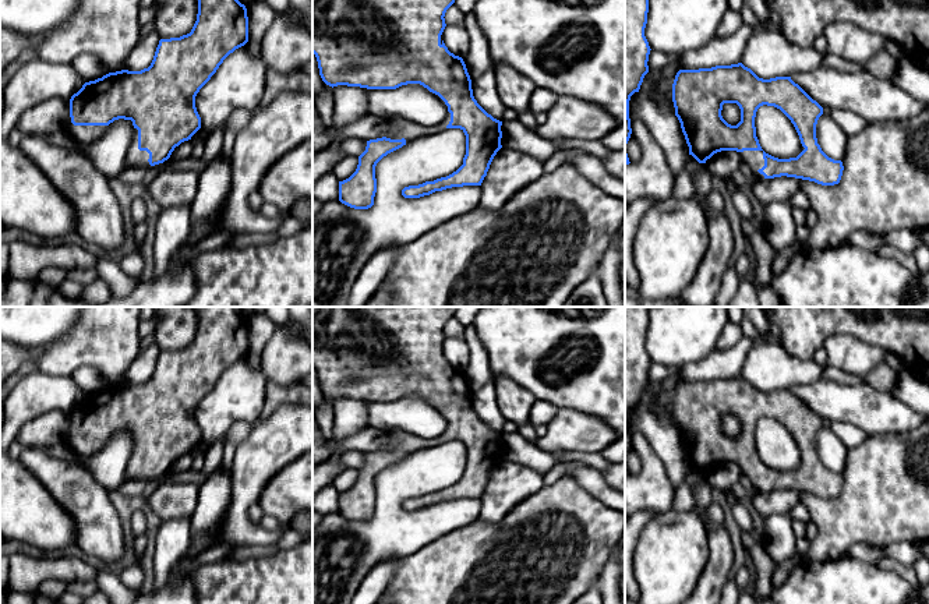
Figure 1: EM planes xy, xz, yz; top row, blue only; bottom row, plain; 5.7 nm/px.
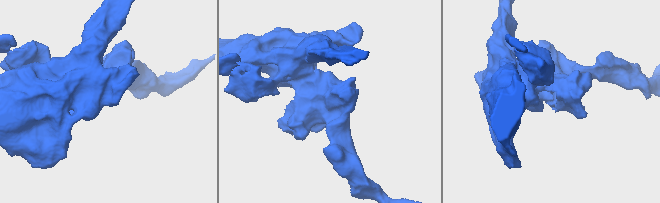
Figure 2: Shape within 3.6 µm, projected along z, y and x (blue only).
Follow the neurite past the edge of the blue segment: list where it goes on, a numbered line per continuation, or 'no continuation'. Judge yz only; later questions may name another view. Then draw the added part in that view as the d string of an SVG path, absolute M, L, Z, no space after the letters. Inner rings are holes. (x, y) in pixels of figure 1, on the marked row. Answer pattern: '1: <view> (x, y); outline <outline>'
1: yz (753, 159); outline M743 151L738 152L742 156L742 162L757 176L757 180L766 180L757 170L764 166L763 151Z

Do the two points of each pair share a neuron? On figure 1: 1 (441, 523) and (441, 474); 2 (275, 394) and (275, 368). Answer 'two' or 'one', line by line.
1: one
2: two

